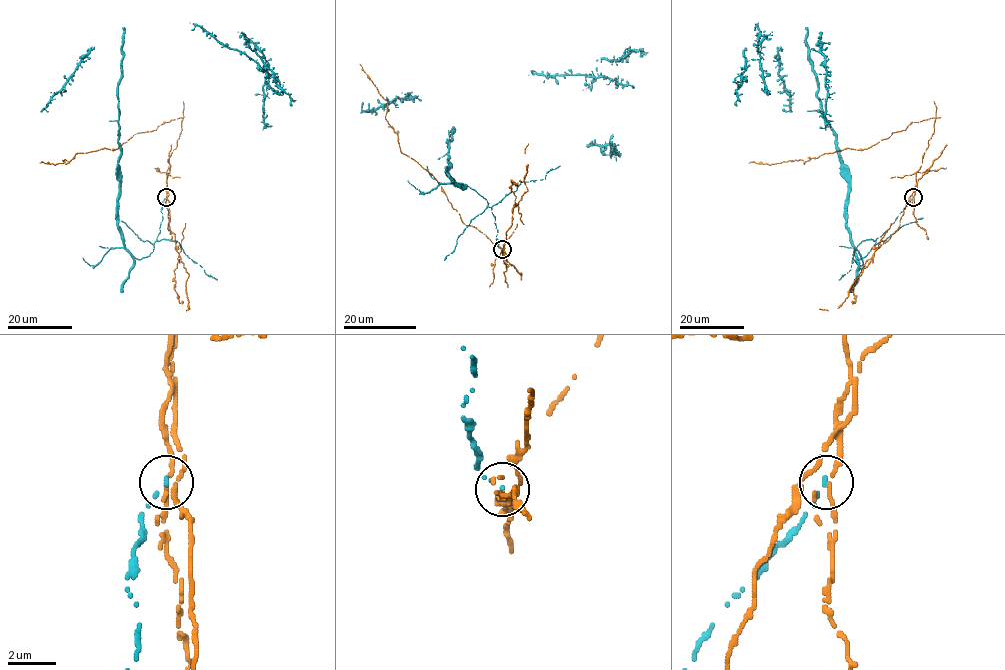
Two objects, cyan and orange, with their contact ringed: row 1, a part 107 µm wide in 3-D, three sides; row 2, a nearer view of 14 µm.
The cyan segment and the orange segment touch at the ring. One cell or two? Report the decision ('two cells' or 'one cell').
two cells

